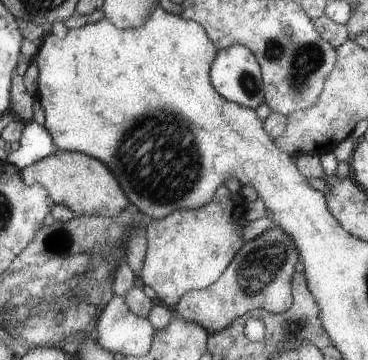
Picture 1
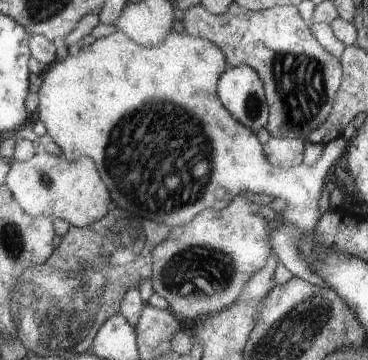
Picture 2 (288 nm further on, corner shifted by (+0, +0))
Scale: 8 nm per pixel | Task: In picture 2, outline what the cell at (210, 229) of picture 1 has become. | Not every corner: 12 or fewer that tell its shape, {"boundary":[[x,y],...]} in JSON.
{"boundary":[[251,196],[203,210],[153,250],[179,320],[231,306],[273,256]]}

